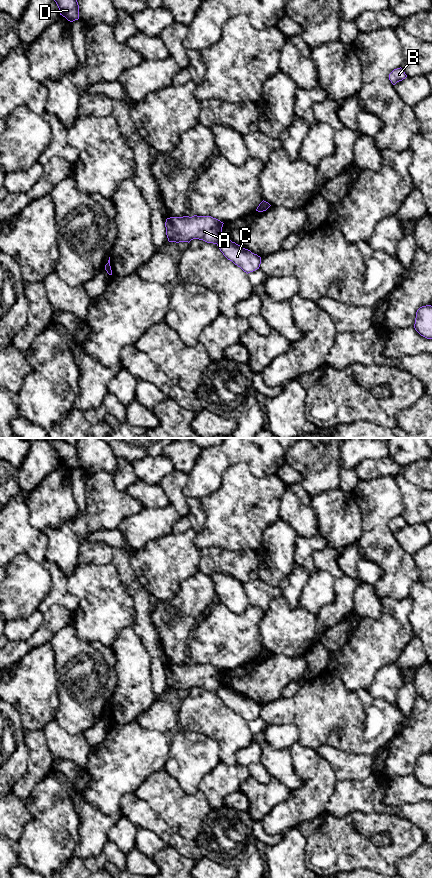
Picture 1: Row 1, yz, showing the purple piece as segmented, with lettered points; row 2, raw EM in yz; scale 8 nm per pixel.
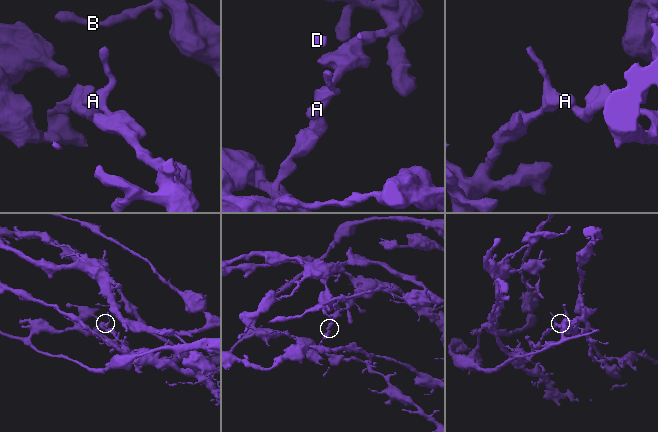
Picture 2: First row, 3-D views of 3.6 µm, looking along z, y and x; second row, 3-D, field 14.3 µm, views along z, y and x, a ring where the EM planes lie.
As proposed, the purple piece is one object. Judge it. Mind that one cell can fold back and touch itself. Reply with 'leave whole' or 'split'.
leave whole

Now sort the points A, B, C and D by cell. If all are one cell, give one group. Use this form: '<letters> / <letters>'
A B C D

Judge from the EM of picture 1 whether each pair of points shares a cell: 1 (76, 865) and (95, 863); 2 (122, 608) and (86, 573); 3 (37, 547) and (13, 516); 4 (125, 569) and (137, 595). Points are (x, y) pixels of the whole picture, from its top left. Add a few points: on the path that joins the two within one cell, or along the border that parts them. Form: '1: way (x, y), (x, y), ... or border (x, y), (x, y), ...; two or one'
1: border (83, 860), (86, 867); two
2: way (113, 600), (95, 582); one
3: way (29, 539), (14, 524); one
4: way (127, 575), (135, 589); one

